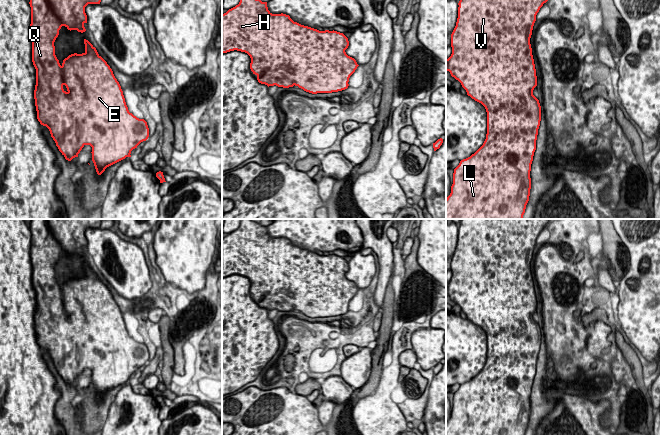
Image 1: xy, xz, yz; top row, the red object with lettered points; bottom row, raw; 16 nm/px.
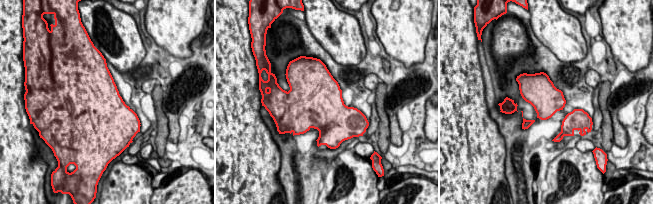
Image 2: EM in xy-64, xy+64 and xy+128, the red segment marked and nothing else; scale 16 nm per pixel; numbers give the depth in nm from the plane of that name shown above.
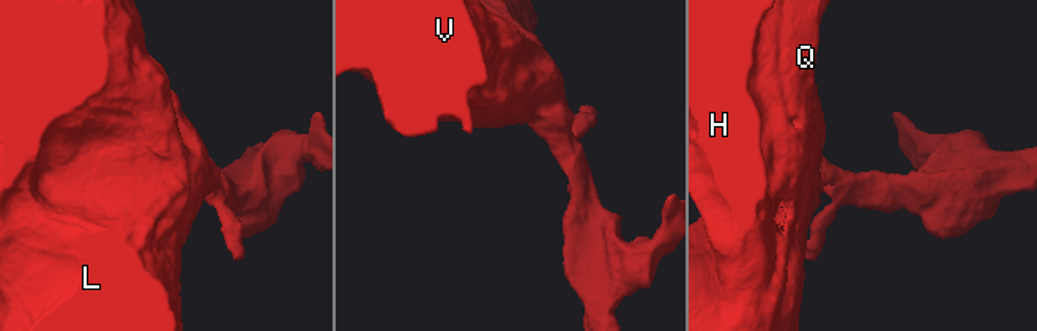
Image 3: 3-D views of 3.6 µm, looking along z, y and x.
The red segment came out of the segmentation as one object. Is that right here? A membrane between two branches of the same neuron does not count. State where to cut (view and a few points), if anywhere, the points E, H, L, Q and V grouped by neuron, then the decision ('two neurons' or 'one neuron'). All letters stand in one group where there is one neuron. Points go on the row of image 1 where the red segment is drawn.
cut none; groups E H L Q V; one neuron

